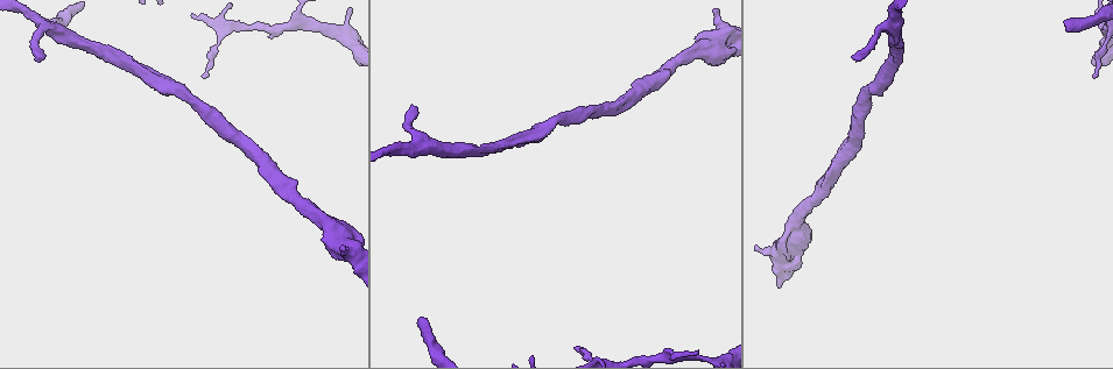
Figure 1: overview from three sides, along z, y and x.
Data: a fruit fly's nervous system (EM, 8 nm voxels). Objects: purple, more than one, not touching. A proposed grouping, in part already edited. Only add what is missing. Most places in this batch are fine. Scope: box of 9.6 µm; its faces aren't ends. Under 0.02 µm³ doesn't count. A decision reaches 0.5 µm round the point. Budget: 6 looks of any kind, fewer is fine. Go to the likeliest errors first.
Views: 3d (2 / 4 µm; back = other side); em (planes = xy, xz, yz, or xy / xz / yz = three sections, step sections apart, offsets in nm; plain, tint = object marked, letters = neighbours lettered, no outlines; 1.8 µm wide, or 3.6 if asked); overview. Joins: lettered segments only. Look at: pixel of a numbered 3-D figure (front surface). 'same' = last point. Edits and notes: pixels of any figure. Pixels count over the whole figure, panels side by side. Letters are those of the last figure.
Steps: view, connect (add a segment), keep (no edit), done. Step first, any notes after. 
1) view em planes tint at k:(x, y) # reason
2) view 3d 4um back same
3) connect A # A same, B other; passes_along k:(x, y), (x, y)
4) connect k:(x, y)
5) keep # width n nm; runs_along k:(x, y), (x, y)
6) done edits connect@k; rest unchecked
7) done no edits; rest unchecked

view em 3.6um yz step 8 letters at 1:(422, 319) # an open end

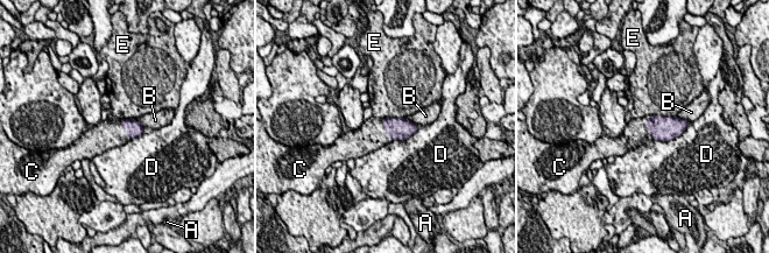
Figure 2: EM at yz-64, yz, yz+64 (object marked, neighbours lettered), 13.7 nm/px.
view em 3.6um planes letters same

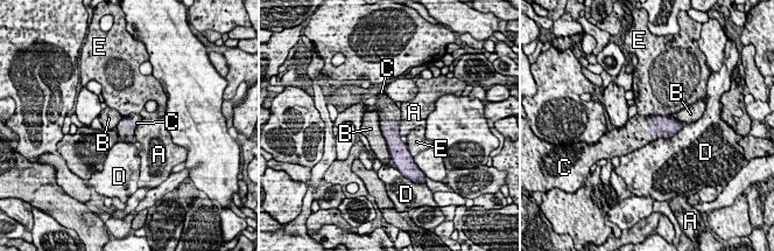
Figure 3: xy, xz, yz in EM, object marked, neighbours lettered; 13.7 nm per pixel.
connect C # A other, B other, C same, D other, E other; passes_along 3:(128, 123), (129, 130), (124, 134); it goes on there

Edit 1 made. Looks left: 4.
view overview # redraw

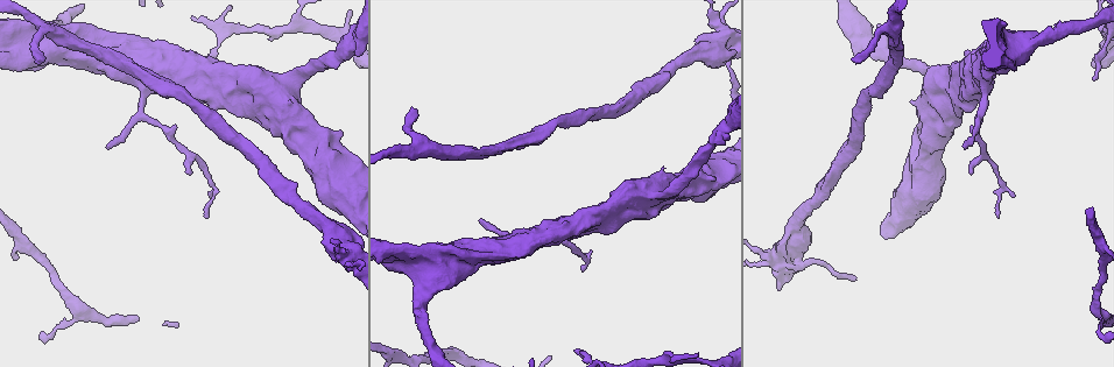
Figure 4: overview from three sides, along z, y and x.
view 3d 2um at 4:(972, 174) # an open end

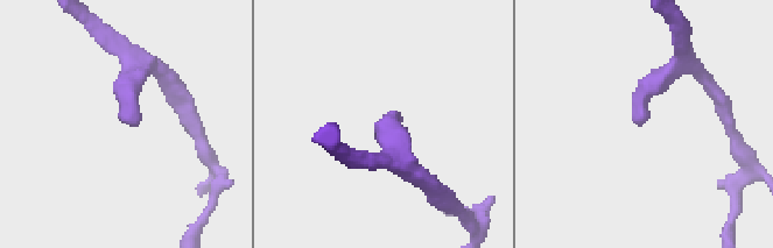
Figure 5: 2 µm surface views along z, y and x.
view em planes letters at 5:(394, 117) # now the EM

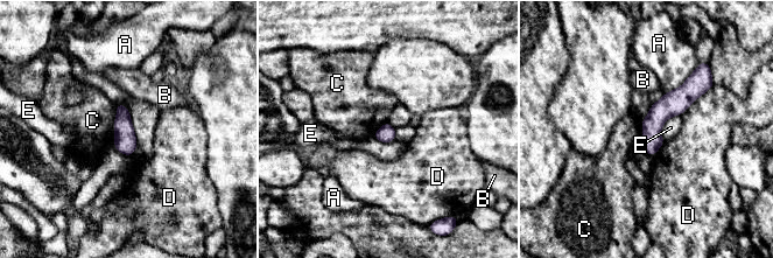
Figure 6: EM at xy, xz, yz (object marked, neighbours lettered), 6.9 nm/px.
keep # width 120 nm; A other, B other, C other, D other, E other; runs_along 6:(694, 77), (652, 124), (648, 151); no lettered segment goes on from it

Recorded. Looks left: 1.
done edits connect@3; rest unchecked

